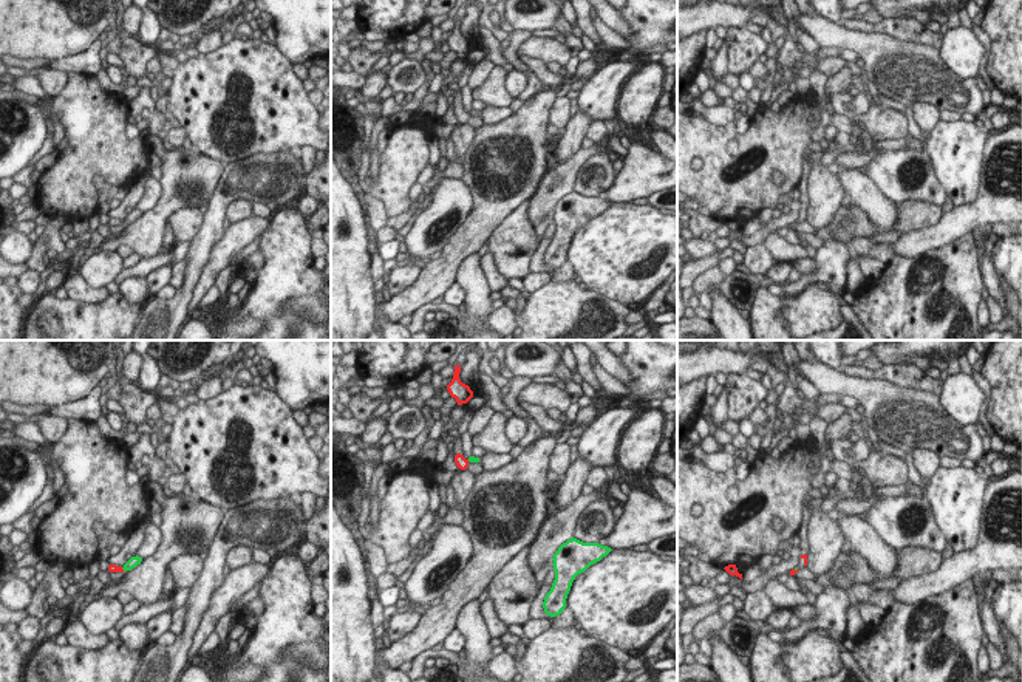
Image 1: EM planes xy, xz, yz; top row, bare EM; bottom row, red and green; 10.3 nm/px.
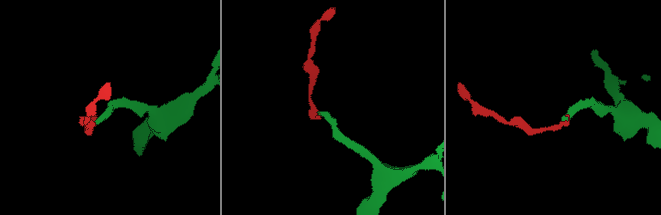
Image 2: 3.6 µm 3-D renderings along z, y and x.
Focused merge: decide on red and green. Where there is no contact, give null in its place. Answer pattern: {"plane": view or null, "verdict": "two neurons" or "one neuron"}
{"plane": "xy", "verdict": "one neuron"}

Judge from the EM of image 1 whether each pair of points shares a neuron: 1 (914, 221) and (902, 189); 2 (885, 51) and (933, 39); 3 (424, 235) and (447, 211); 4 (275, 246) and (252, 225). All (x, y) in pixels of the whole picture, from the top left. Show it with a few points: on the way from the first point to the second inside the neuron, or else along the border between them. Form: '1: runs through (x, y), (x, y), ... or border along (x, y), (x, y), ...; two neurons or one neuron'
1: border along (897, 203), (920, 200), (940, 208); two neurons
2: border along (911, 42), (939, 48); two neurons
3: runs through (427, 229), (441, 217); one neuron
4: border along (269, 223), (260, 235); two neurons

